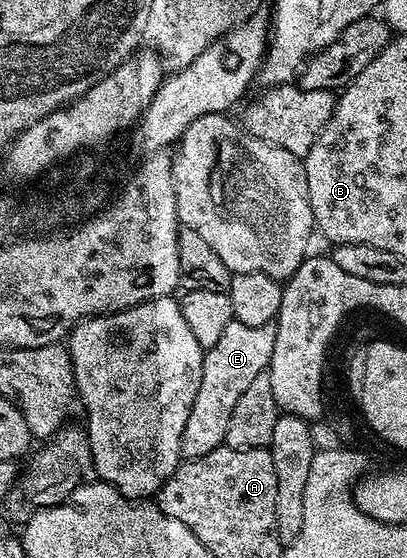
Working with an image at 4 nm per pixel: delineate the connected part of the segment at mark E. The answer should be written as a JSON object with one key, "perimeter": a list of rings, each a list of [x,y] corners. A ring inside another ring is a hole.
{"perimeter":[[[231,319],[217,343],[204,351],[201,390],[197,390],[197,398],[193,398],[193,410],[189,410],[185,431],[181,433],[179,455],[183,460],[196,460],[224,447],[223,439],[225,430],[229,430],[233,406],[237,406],[237,398],[241,398],[242,392],[253,383],[253,378],[271,367],[274,341],[274,324],[245,326]]]}

